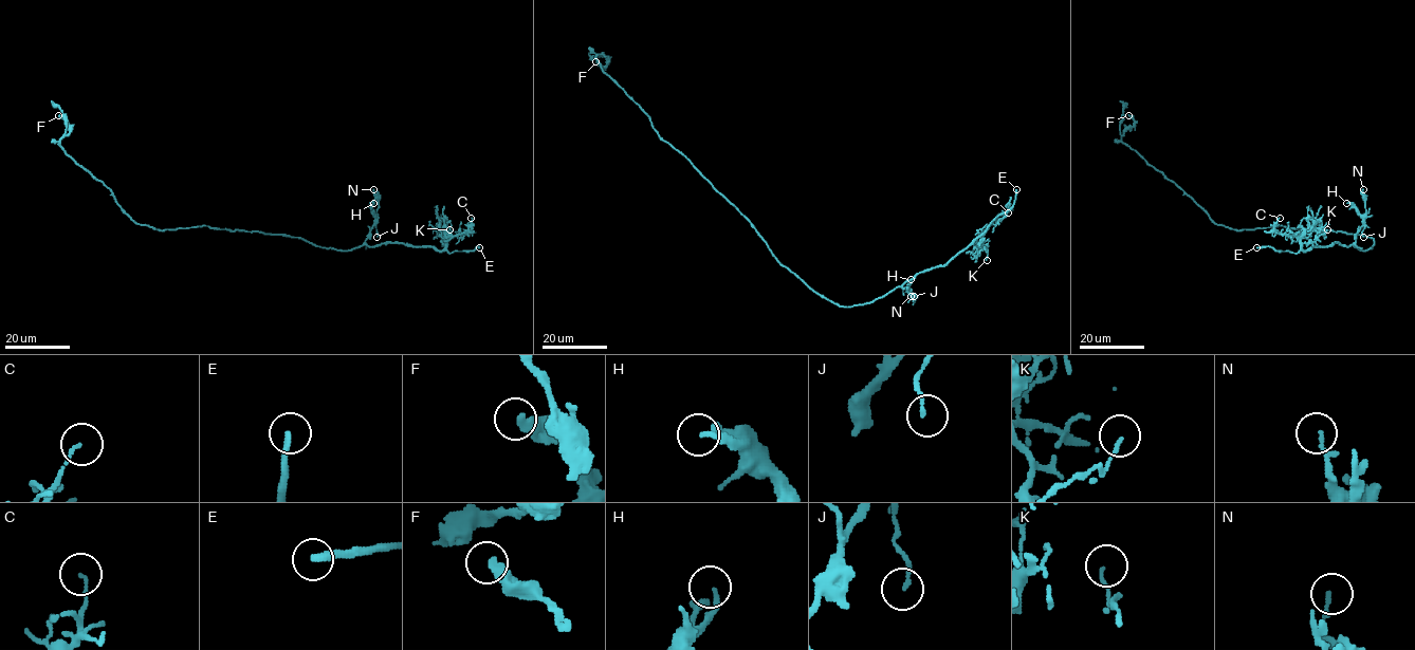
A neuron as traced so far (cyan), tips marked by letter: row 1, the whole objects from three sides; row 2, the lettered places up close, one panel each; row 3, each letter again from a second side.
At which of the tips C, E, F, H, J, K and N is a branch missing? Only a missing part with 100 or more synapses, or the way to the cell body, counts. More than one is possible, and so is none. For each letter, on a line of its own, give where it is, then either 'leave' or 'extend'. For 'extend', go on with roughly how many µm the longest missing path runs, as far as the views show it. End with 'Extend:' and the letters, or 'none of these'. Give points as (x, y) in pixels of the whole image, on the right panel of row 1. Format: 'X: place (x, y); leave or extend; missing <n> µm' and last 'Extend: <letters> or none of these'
C: place (1280, 218); leave
E: place (1256, 247); extend; missing 50 µm
F: place (1128, 115); leave
H: place (1346, 203); leave
J: place (1363, 237); leave
K: place (1327, 229); leave
N: place (1363, 189); leave
Extend: E

